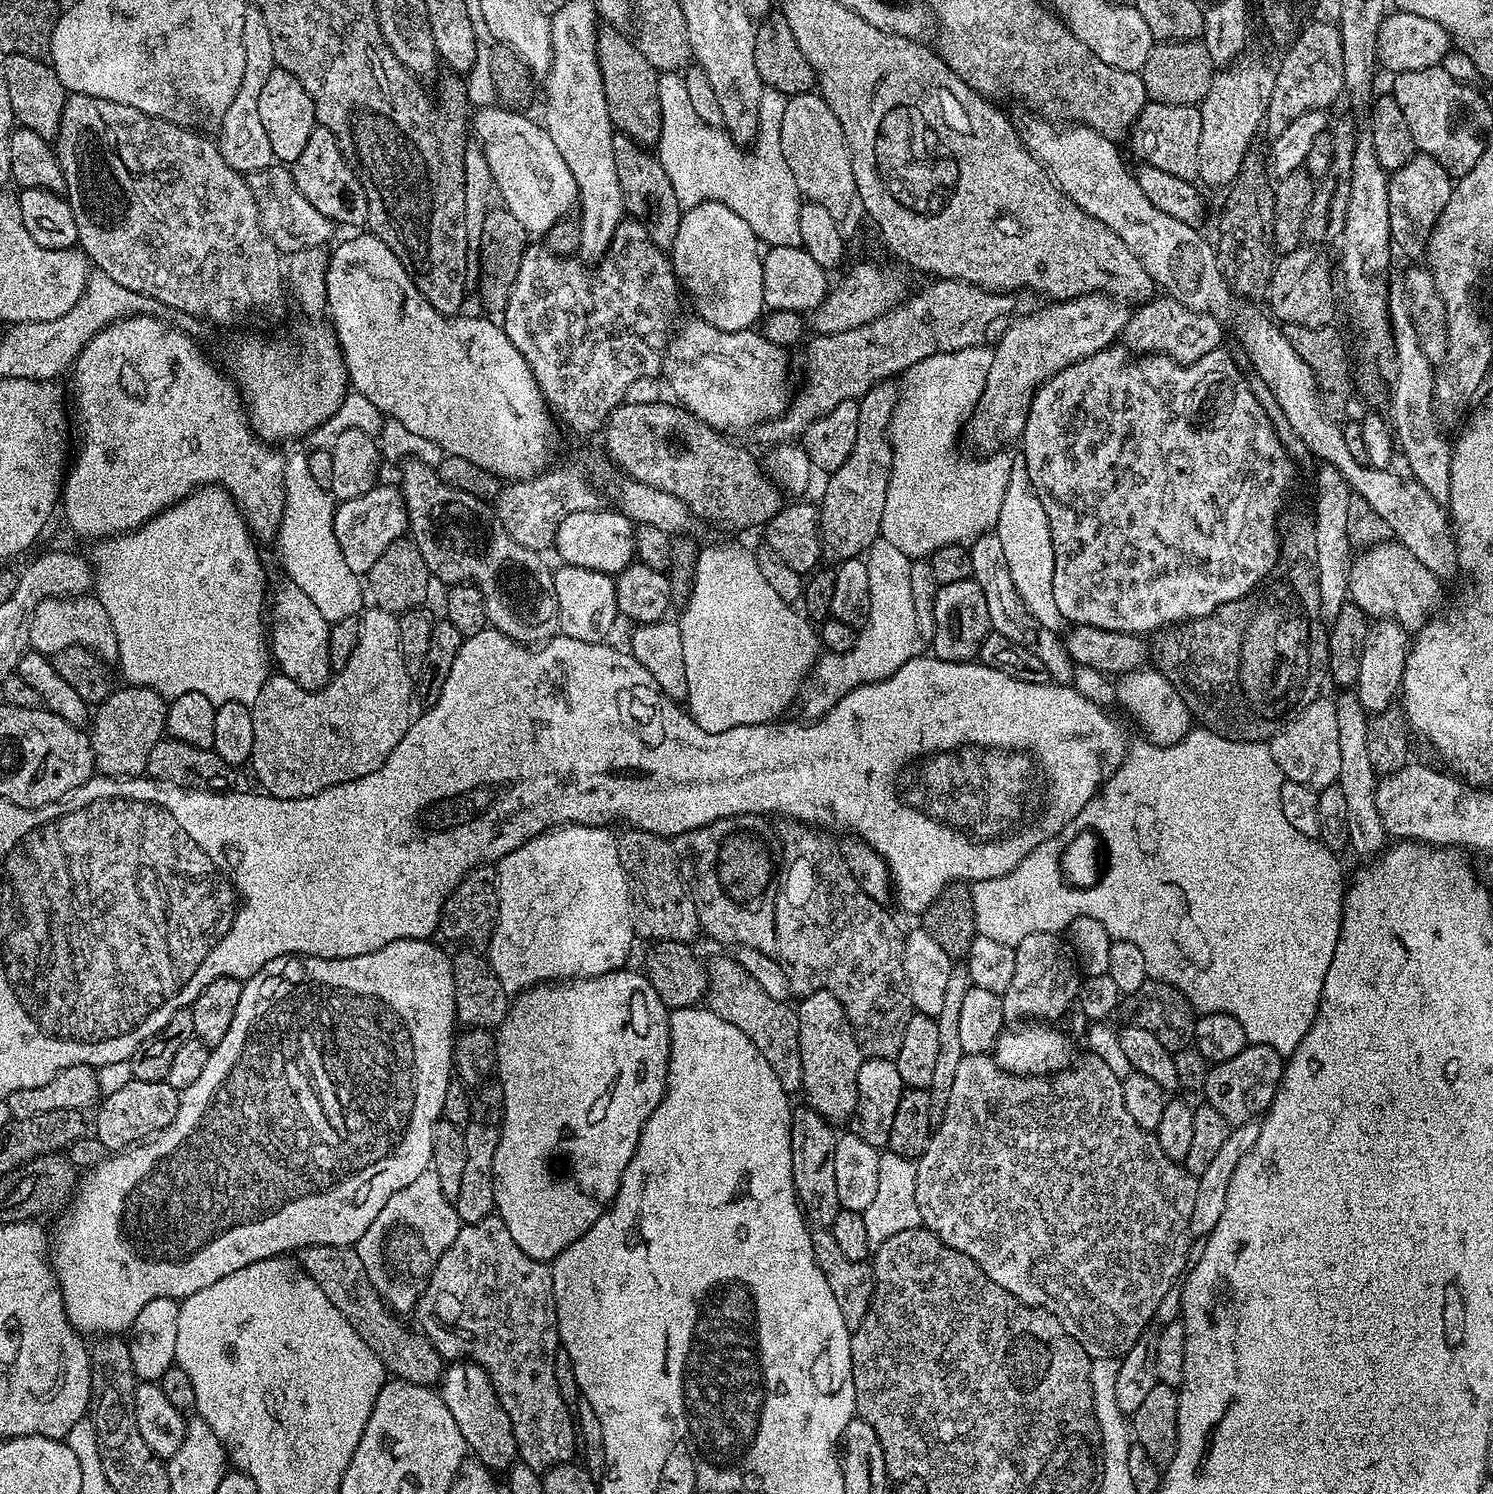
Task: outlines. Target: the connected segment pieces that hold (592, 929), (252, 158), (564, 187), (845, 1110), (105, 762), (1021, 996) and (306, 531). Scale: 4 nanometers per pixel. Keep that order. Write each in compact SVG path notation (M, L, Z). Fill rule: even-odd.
M558 824L555 828L530 838L518 850L510 850L501 860L495 861L496 893L498 894L498 910L496 922L492 925L492 935L486 941L488 964L494 970L500 985L509 994L519 994L525 988L533 988L536 984L549 982L571 982L586 976L601 976L607 972L618 972L625 967L628 955L632 952L632 940L637 939L632 925L632 899L628 893L628 879L622 870L622 862L618 858L616 836L607 827L594 824Z
M254 6L248 7L246 19L242 21L242 51L246 57L246 70L242 70L242 86L238 86L234 102L230 102L230 108L218 125L218 147L222 158L226 158L226 166L238 173L247 174L273 167L274 164L270 138L266 138L262 117L258 115L258 98L262 94L262 86L276 69L274 46L270 39L270 29L266 27L266 18L262 18L262 10Z
M491 106L475 113L474 136L481 140L486 162L503 207L522 222L529 234L547 234L550 226L563 220L577 207L580 190L566 158L558 154L554 138L550 138L543 123L531 120L523 111L511 111L504 106Z
M825 988L803 997L795 1005L798 1018L798 1042L802 1054L802 1082L800 1088L807 1107L818 1110L833 1126L848 1124L856 1112L858 1102L858 1070L862 1053L848 1025L842 1002Z
M136 685L117 687L109 693L107 699L95 707L89 731L91 750L94 754L95 771L99 775L112 779L133 779L145 773L146 761L150 756L151 747L165 735L164 723L168 717L168 704L165 697L148 687Z
M1035 932L1014 945L1014 979L1002 993L1008 1022L1054 1022L1076 1001L1080 968L1069 943L1057 933Z
M289 455L284 462L284 513L280 522L278 545L280 560L284 563L284 572L289 581L297 584L322 610L322 618L335 622L347 616L356 616L360 608L361 577L356 576L346 566L338 538L334 538L332 513L334 500L329 489L319 484L310 474L307 455Z

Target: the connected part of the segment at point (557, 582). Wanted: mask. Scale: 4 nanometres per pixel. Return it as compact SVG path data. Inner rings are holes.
M561 563L559 567L553 571L552 577L554 594L558 598L560 632L570 638L578 638L578 642L605 643L618 621L615 579L609 573L586 570L573 564Z

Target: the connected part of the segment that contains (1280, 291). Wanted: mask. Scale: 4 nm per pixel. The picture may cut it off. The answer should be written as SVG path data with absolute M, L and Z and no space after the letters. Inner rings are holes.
M1301 246L1293 252L1283 253L1275 261L1273 276L1269 280L1266 302L1272 307L1271 315L1281 325L1297 324L1311 328L1326 328L1333 323L1332 315L1336 312L1336 296L1332 293L1332 268L1328 265L1327 258L1320 252L1322 252L1321 249L1316 246Z

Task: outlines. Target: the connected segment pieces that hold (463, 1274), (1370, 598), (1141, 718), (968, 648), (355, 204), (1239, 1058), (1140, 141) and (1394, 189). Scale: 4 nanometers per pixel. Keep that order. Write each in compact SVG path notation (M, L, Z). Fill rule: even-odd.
M493 1214L482 1218L482 1222L466 1224L458 1230L458 1238L438 1258L431 1276L428 1277L428 1284L424 1292L420 1295L420 1301L416 1304L414 1319L417 1320L419 1331L428 1337L433 1348L448 1362L459 1362L470 1360L472 1363L482 1366L498 1394L498 1402L502 1402L502 1410L510 1414L510 1426L514 1426L514 1438L516 1439L516 1454L519 1463L533 1468L535 1472L545 1473L548 1469L559 1464L571 1464L578 1456L578 1433L574 1419L573 1409L570 1404L564 1401L564 1396L560 1393L560 1380L556 1377L556 1352L561 1351L560 1331L558 1330L558 1318L556 1317L556 1303L554 1302L554 1286L552 1285L552 1269L545 1261L530 1258L530 1254L525 1254L518 1250L518 1242L510 1235L510 1230L506 1230L506 1222L502 1222L499 1215Z
M1399 542L1374 544L1348 565L1348 594L1370 618L1391 618L1415 634L1428 623L1440 604L1441 577L1435 576Z
M1143 666L1135 671L1125 672L1115 681L1116 704L1124 707L1132 715L1132 720L1141 728L1143 735L1161 748L1177 744L1193 727L1192 715L1188 712L1186 702L1174 690L1174 686L1155 667Z
M975 580L941 584L934 598L934 634L930 639L931 655L946 662L972 662L992 627L990 610L986 610L986 594L982 594Z
M316 127L306 141L306 147L302 154L291 164L290 171L298 190L302 190L302 198L326 214L333 225L345 224L348 230L360 230L368 223L368 203L366 202L366 190L362 190L362 182L354 174L354 170L346 162L334 134L330 130Z
M1249 1044L1242 1050L1242 1054L1237 1054L1235 1058L1226 1058L1226 1062L1218 1062L1209 1067L1203 1099L1210 1106L1214 1106L1214 1110L1218 1110L1222 1118L1226 1118L1229 1126L1251 1124L1267 1113L1274 1094L1280 1088L1285 1063L1285 1057L1280 1056L1278 1050L1261 1044Z
M1149 102L1132 124L1132 148L1143 163L1158 166L1174 178L1195 181L1198 177L1198 137L1202 135L1200 109L1195 104L1157 104Z
M1417 151L1416 155L1406 162L1397 172L1388 178L1388 197L1390 198L1390 234L1392 243L1412 259L1412 262L1428 251L1428 239L1442 214L1446 210L1446 202L1450 202L1450 194L1454 178L1433 156Z

